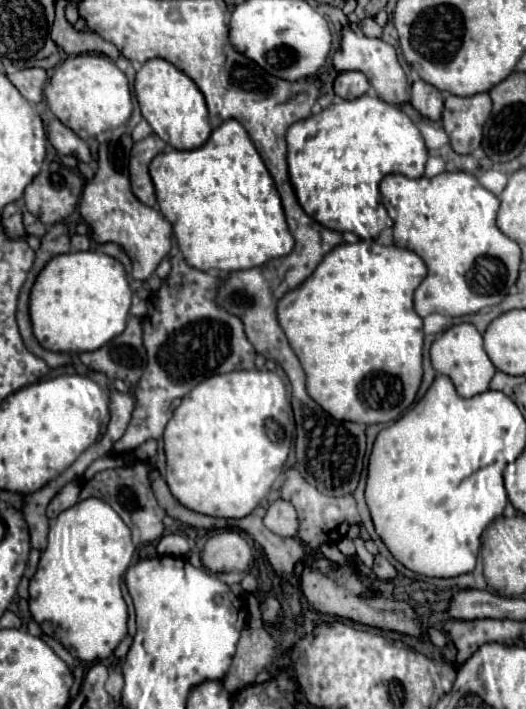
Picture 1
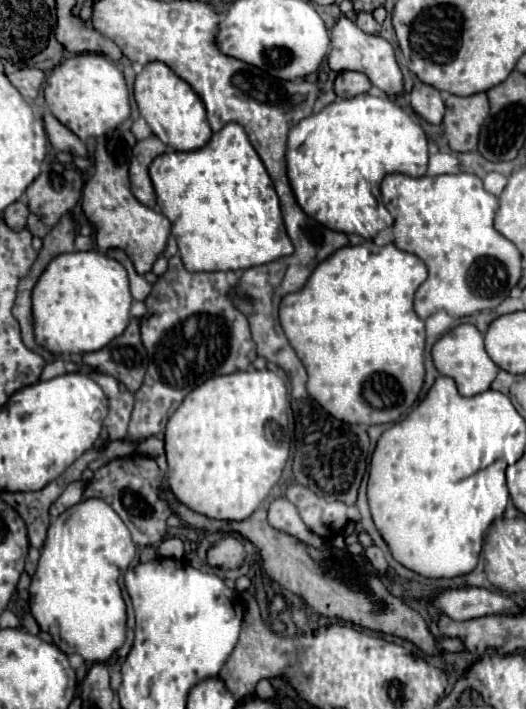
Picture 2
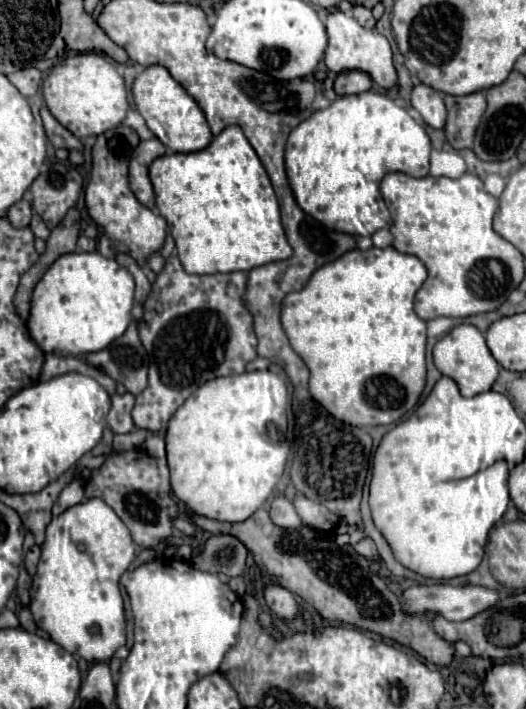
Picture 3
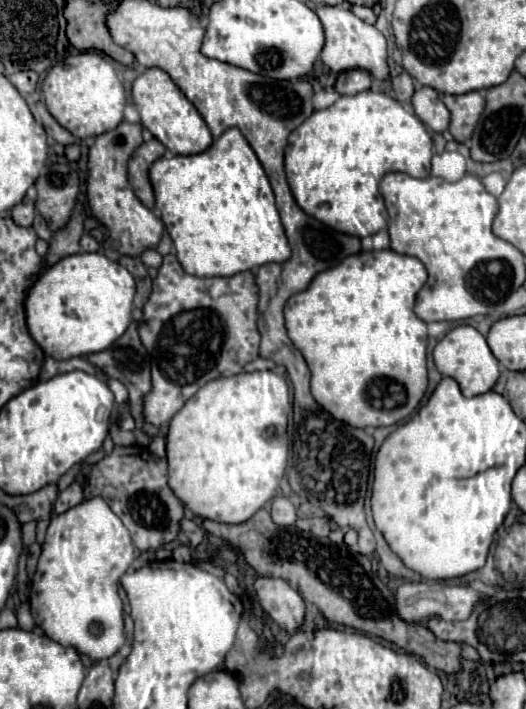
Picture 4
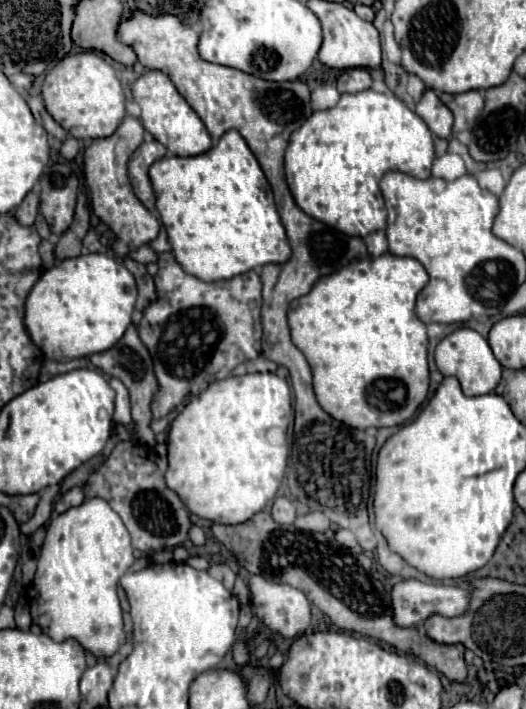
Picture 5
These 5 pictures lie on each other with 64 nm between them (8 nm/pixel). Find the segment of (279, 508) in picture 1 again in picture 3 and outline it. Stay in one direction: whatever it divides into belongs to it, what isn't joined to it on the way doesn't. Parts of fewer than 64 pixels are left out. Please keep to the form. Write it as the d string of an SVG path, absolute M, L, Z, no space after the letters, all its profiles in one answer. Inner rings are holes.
M284 496L274 498L274 502L270 506L270 518L280 528L300 528L300 524L302 524L300 516L294 510L294 504Z

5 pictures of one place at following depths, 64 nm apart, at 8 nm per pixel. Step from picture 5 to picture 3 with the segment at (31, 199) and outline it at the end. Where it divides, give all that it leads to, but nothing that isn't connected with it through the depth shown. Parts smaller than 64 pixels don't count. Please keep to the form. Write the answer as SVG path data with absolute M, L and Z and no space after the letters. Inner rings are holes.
M20 200L16 202L10 210L8 210L8 218L12 222L12 226L16 228L26 228L30 224L32 218L32 204L28 200Z

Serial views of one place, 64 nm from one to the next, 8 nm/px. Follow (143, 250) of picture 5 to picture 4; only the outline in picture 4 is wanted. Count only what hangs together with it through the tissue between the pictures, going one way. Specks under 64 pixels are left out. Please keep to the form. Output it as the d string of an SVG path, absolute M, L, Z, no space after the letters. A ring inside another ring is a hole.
M154 248L144 250L144 252L140 254L140 258L142 258L142 262L144 262L146 266L154 266L154 268L158 268L158 266L162 264L162 256L160 256Z

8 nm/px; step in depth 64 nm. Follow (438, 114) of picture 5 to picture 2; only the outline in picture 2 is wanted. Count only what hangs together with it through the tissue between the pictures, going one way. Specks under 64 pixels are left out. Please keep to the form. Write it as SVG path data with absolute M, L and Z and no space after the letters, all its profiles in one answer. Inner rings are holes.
M416 82L410 92L410 104L416 114L420 114L426 122L440 126L444 118L444 100L440 92L424 82Z

